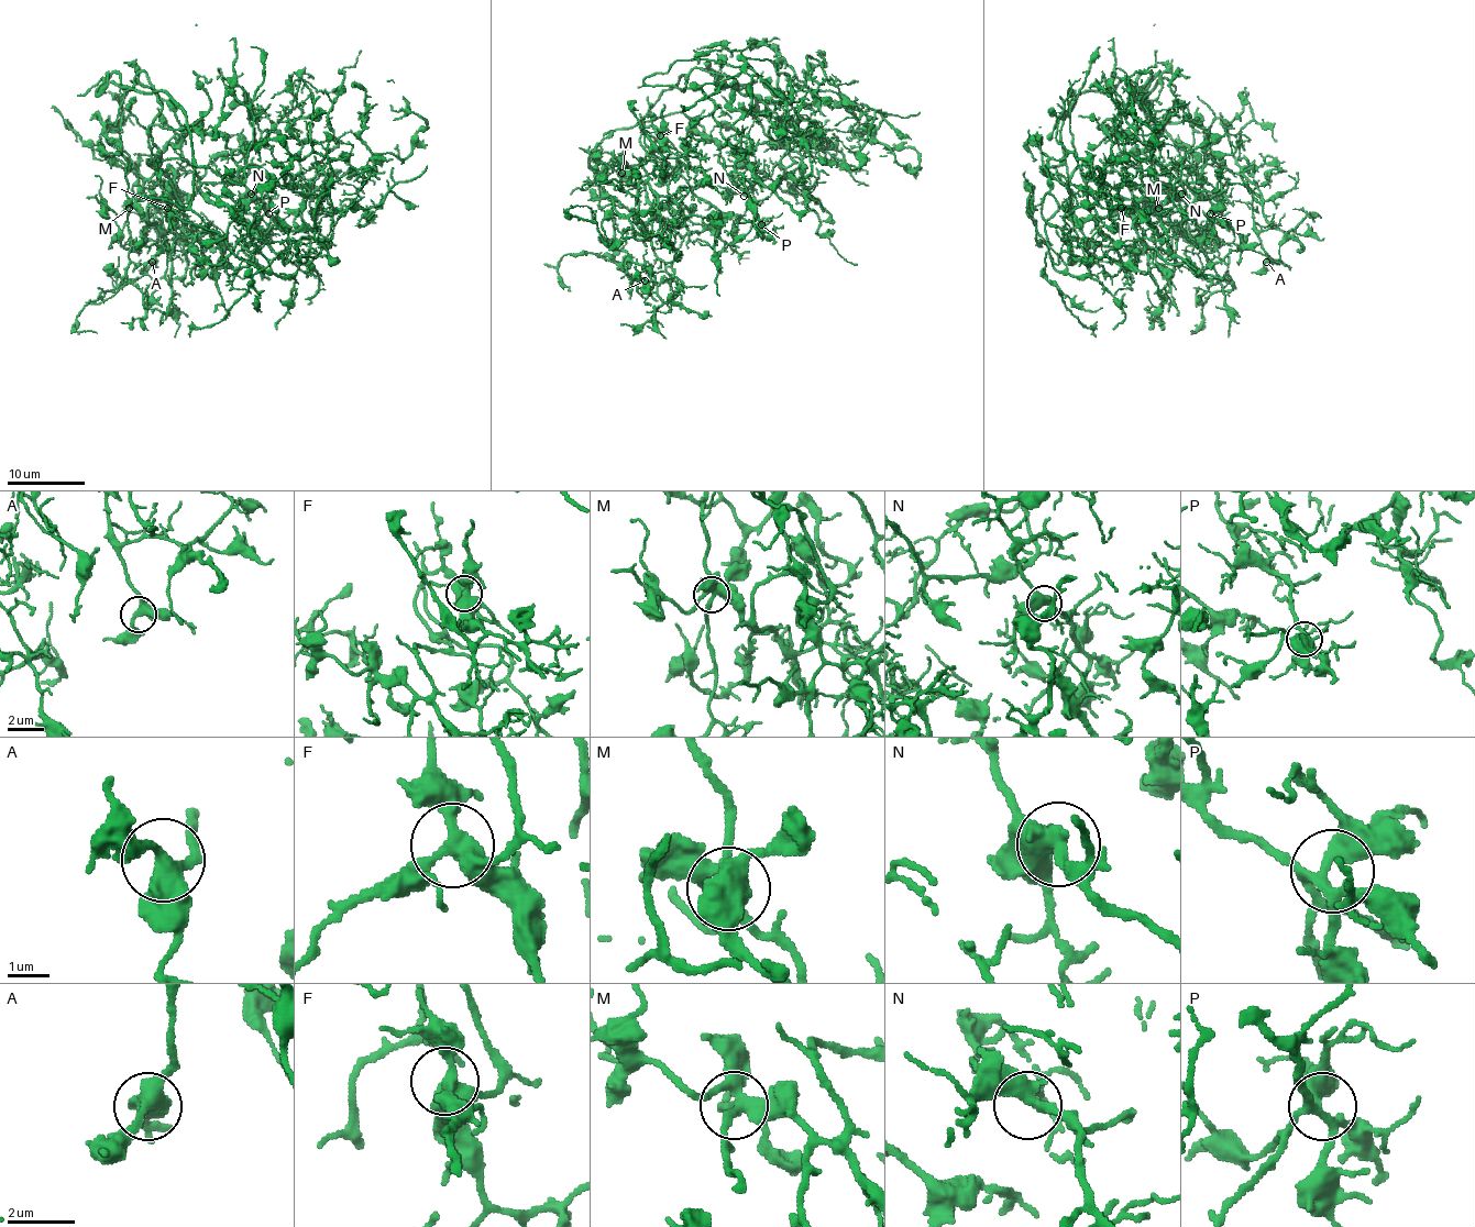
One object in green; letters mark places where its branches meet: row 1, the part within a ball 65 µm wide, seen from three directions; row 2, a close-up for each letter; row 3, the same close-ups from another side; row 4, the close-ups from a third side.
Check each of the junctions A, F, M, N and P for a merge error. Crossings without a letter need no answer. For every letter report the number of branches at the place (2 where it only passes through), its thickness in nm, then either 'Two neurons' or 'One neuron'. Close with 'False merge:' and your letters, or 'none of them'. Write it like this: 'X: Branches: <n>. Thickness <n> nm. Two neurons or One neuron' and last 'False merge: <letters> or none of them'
A: Branches: 3. Thickness 360 nm. One neuron
F: Branches: 3. Thickness 360 nm. One neuron
M: Branches: 6. Thickness 400 nm. One neuron
N: Branches: 2. Thickness 480 nm. One neuron
P: Branches: 5. Thickness 320 nm. One neuron
False merge: none of them

